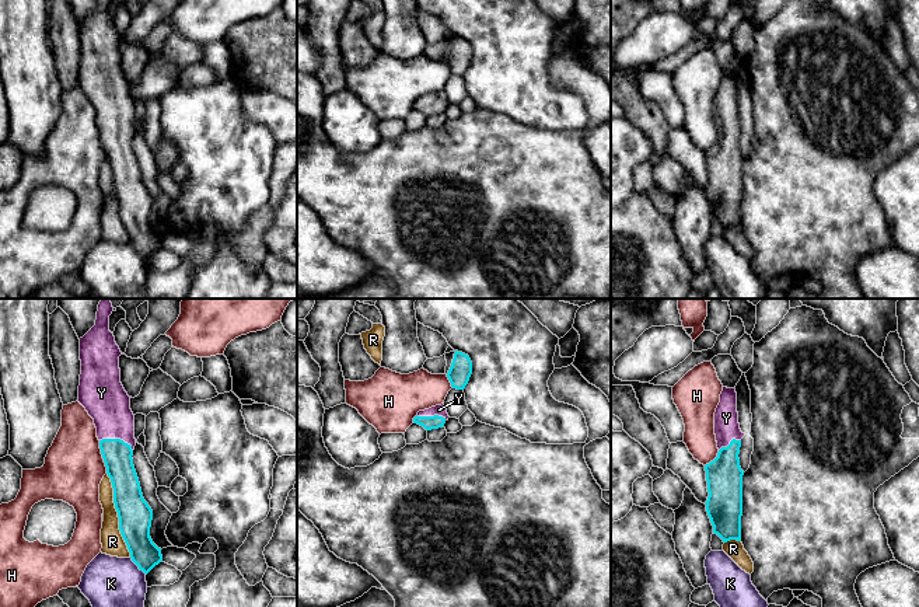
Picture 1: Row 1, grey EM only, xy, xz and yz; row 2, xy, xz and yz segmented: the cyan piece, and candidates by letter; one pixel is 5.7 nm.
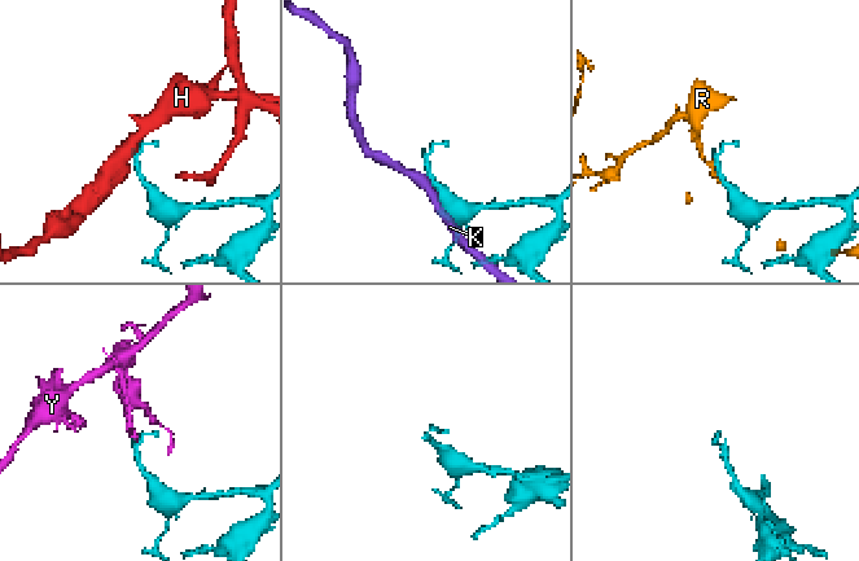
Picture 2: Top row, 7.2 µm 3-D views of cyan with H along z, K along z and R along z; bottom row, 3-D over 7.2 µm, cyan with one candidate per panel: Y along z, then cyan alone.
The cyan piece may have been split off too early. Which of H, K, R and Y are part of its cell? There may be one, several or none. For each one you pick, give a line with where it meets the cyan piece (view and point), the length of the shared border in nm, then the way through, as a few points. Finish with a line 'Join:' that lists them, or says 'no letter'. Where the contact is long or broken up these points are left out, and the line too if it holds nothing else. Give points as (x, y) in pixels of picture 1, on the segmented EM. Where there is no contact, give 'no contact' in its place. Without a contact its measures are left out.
Y: xy (118, 439) | 200 nm | across xy (116, 454), (118, 439), (115, 421), (105, 400)
Join: Y

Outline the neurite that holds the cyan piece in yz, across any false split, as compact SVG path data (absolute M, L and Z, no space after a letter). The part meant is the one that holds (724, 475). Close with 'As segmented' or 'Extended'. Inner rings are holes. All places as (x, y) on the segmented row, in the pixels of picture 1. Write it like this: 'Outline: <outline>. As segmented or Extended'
Outline: M723 387L714 412L714 435L719 453L705 465L709 492L706 512L713 533L723 543L741 541L744 471L740 467L738 454L745 433L738 423L735 388Z. Extended

